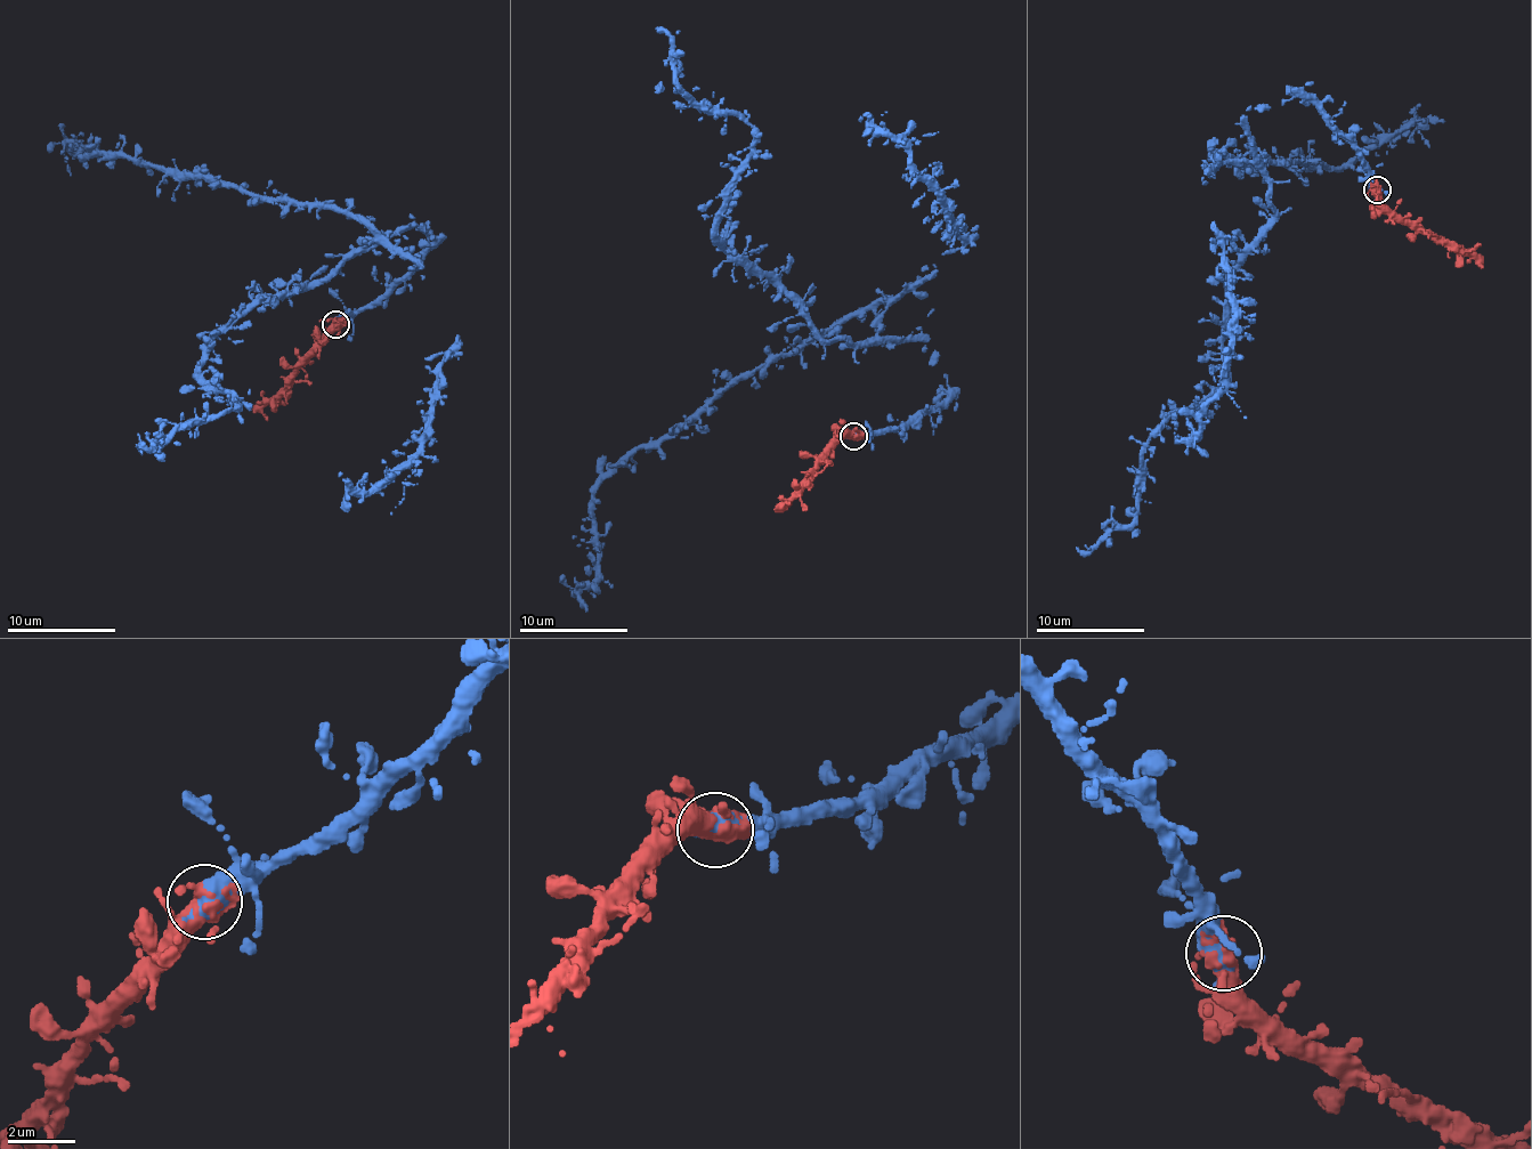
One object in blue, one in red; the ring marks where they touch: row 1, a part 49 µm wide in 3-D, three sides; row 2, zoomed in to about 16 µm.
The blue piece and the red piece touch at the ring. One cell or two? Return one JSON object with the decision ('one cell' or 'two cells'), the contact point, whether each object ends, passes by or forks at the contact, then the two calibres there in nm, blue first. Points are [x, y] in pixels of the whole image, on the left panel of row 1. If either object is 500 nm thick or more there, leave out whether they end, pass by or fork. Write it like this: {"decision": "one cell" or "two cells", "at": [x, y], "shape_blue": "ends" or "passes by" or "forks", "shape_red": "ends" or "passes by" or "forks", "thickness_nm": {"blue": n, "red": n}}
{"decision": "one cell", "at": [335, 324], "thickness_nm": {"blue": 650, "red": 400}}

